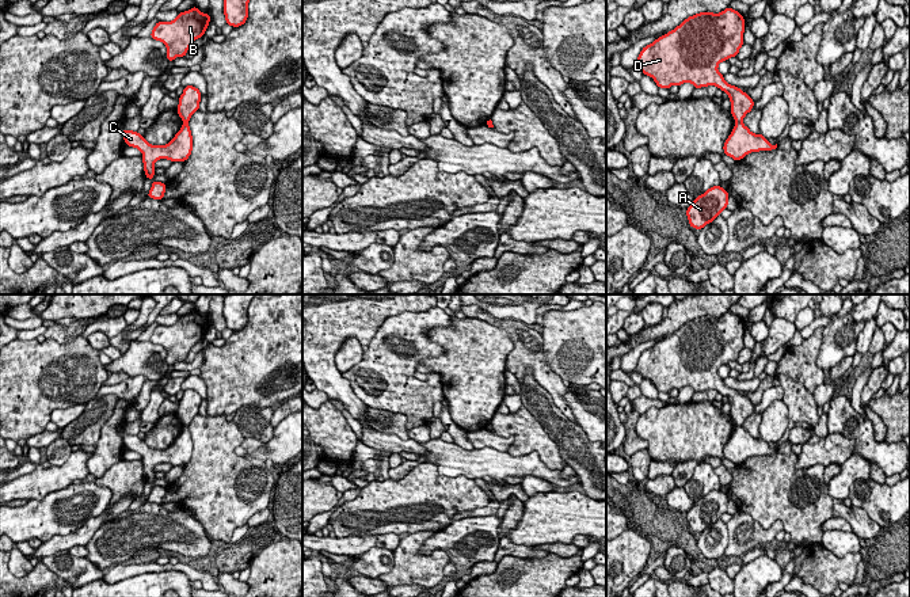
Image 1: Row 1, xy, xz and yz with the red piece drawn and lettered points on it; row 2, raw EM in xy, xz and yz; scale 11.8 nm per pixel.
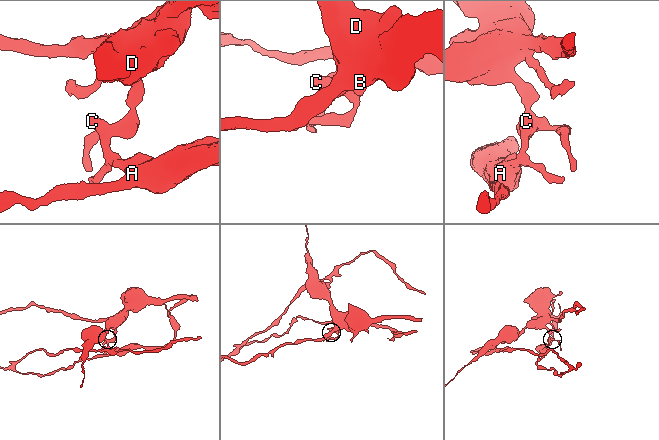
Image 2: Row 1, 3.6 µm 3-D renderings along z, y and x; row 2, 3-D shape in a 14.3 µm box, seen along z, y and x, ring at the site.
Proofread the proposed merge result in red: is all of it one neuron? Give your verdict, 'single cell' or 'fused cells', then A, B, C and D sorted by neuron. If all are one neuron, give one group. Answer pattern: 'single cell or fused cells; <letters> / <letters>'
fused cells; A C / B D

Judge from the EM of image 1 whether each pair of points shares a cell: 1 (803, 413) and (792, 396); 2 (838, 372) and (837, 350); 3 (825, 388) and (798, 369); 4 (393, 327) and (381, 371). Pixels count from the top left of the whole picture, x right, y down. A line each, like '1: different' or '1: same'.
1: same
2: different
3: different
4: same

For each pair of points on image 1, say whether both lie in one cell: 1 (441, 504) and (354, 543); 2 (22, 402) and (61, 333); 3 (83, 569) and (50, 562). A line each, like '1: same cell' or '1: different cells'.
1: different cells
2: different cells
3: same cell

